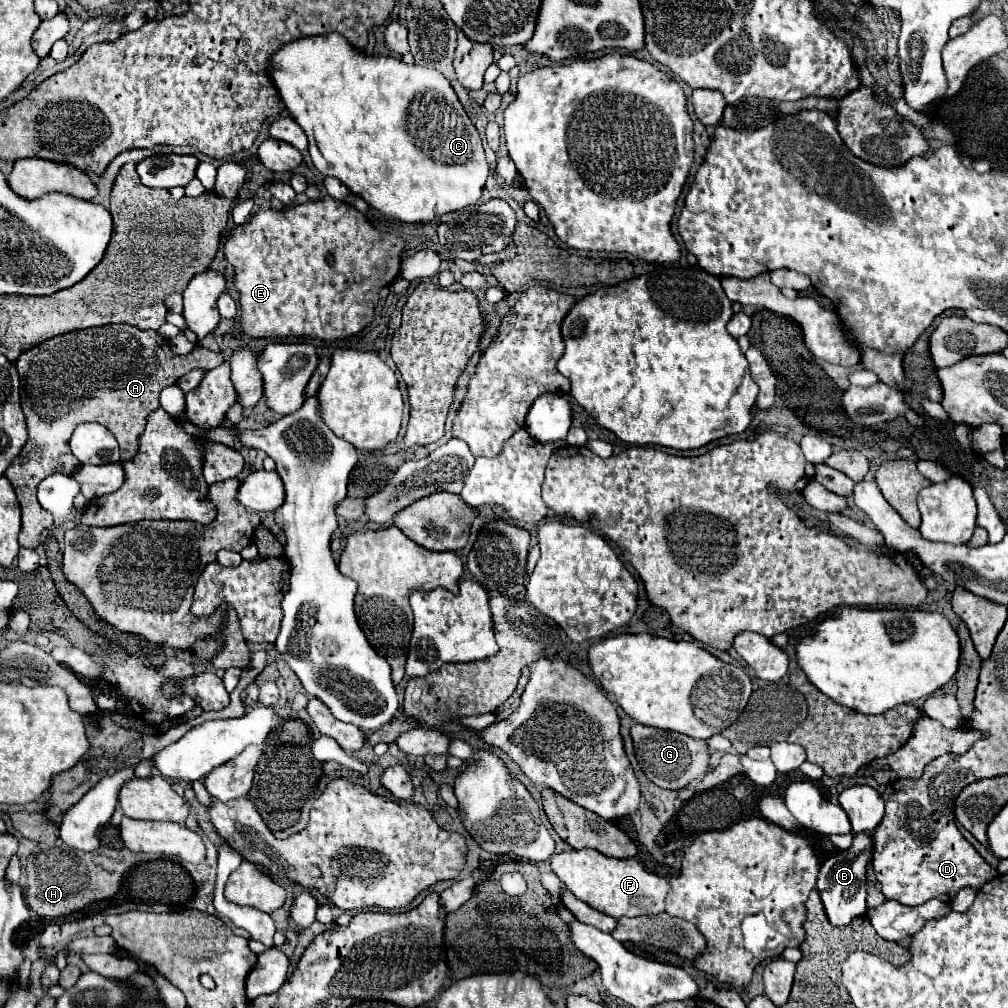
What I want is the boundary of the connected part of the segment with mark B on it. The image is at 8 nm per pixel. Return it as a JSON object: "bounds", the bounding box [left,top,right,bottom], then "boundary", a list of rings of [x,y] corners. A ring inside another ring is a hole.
{"bounds":[816,834,872,926],"boundary":[[[856,834],[848,850],[840,850],[838,854],[832,854],[822,864],[816,888],[830,924],[846,926],[854,918],[866,912],[866,872],[870,860],[872,860],[872,838],[868,834]]]}

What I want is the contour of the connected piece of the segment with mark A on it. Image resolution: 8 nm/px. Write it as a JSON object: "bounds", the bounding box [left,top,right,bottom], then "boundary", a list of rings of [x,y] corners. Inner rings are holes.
{"bounds":[6,324,224,548],"boundary":[[[110,324],[54,336],[16,360],[20,374],[22,410],[28,424],[28,442],[20,456],[6,470],[18,502],[22,506],[20,546],[38,548],[40,536],[54,524],[36,500],[36,488],[50,474],[74,474],[80,466],[70,452],[68,440],[82,422],[106,426],[120,444],[120,460],[132,460],[138,452],[138,438],[144,432],[146,418],[158,408],[158,396],[166,386],[176,384],[186,372],[200,368],[212,370],[224,362],[222,352],[194,346],[186,356],[172,352],[170,342],[154,330],[138,330],[130,324]]]}

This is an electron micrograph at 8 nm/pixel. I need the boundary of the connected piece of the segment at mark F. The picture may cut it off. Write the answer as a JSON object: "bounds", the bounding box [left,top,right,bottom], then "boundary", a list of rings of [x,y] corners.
{"bounds":[550,848,668,916],"boundary":[[[592,848],[582,850],[566,850],[554,854],[550,858],[554,874],[564,882],[564,886],[582,902],[590,904],[592,908],[614,916],[642,916],[642,914],[658,914],[664,912],[664,898],[668,894],[668,882],[655,873],[646,869],[636,860],[618,860],[604,856]]]}

